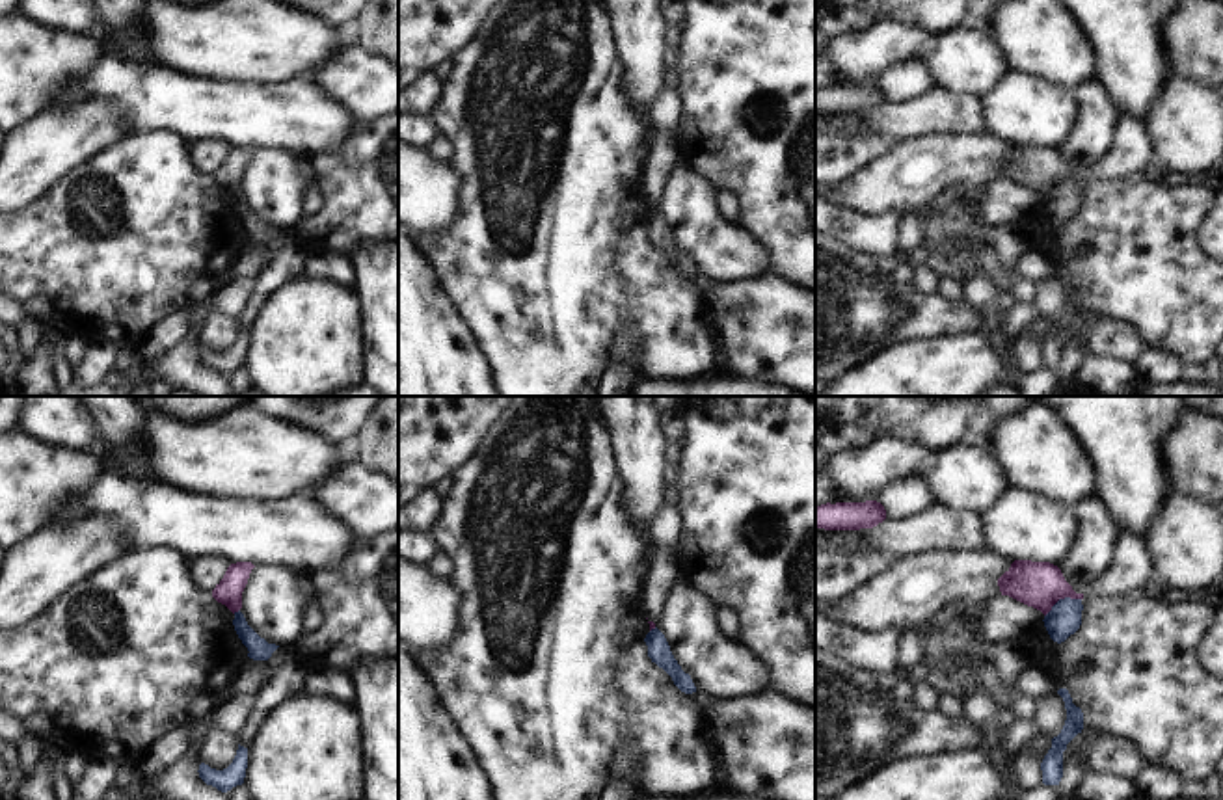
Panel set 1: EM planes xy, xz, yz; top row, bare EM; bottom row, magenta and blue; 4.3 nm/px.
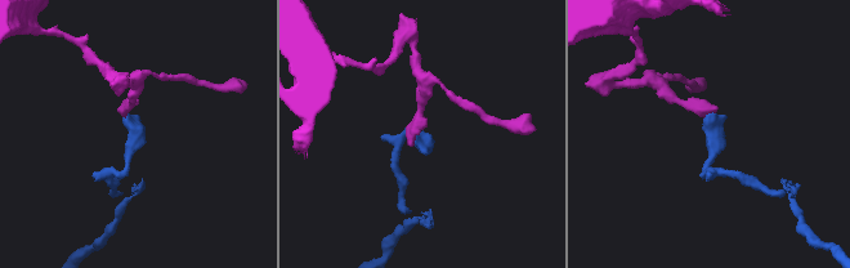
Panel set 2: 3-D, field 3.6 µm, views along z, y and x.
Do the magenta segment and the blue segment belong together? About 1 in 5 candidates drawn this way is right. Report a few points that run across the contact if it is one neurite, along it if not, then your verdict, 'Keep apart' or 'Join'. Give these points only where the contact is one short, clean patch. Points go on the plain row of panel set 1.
Line: yz (1080, 181), (1061, 181), (1045, 200). Keep apart.

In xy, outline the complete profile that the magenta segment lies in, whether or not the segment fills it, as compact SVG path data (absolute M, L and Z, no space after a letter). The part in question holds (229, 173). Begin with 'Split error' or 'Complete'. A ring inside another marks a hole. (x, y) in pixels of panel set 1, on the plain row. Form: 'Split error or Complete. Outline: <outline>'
Complete. Outline: M251 145L231 147L223 162L212 173L212 180L225 188L233 197L242 192L242 175L253 151Z

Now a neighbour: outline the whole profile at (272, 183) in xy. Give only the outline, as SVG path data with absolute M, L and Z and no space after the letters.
M255 149L242 175L248 208L268 227L294 229L302 220L302 190L315 180L307 158L272 149Z

